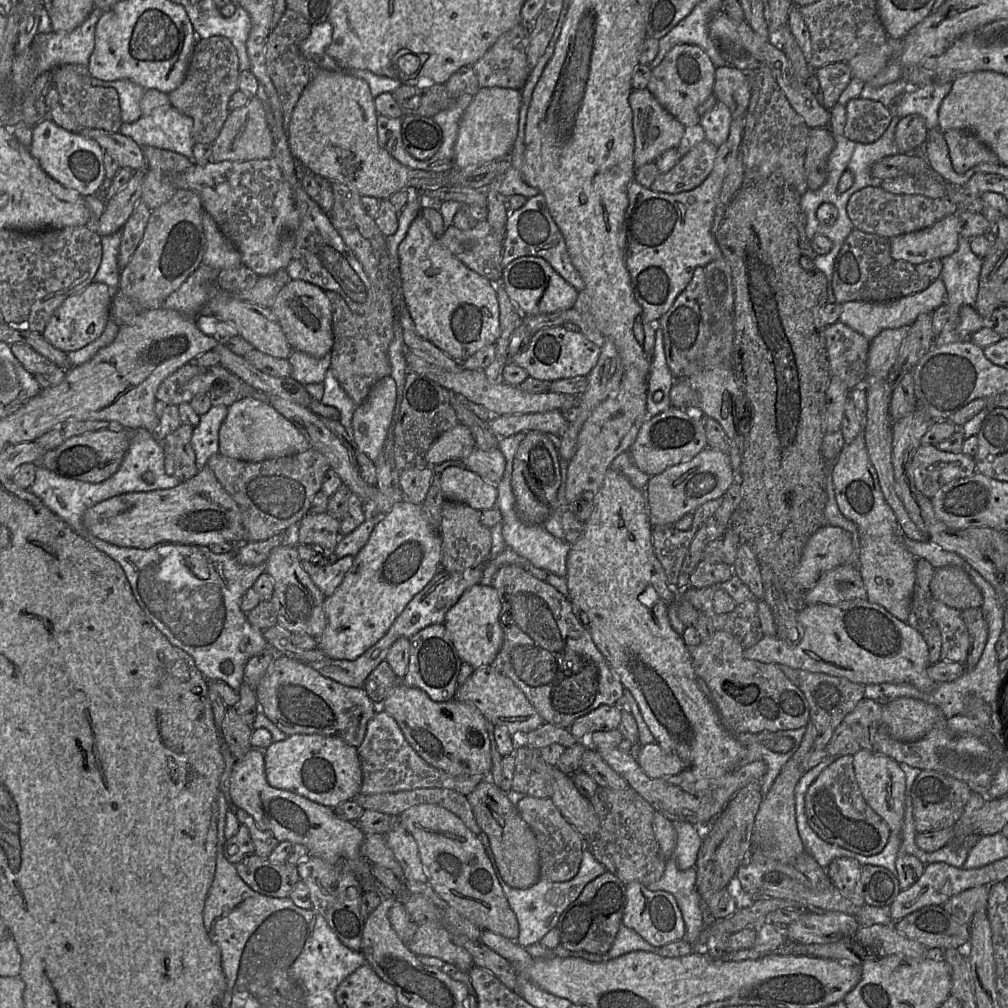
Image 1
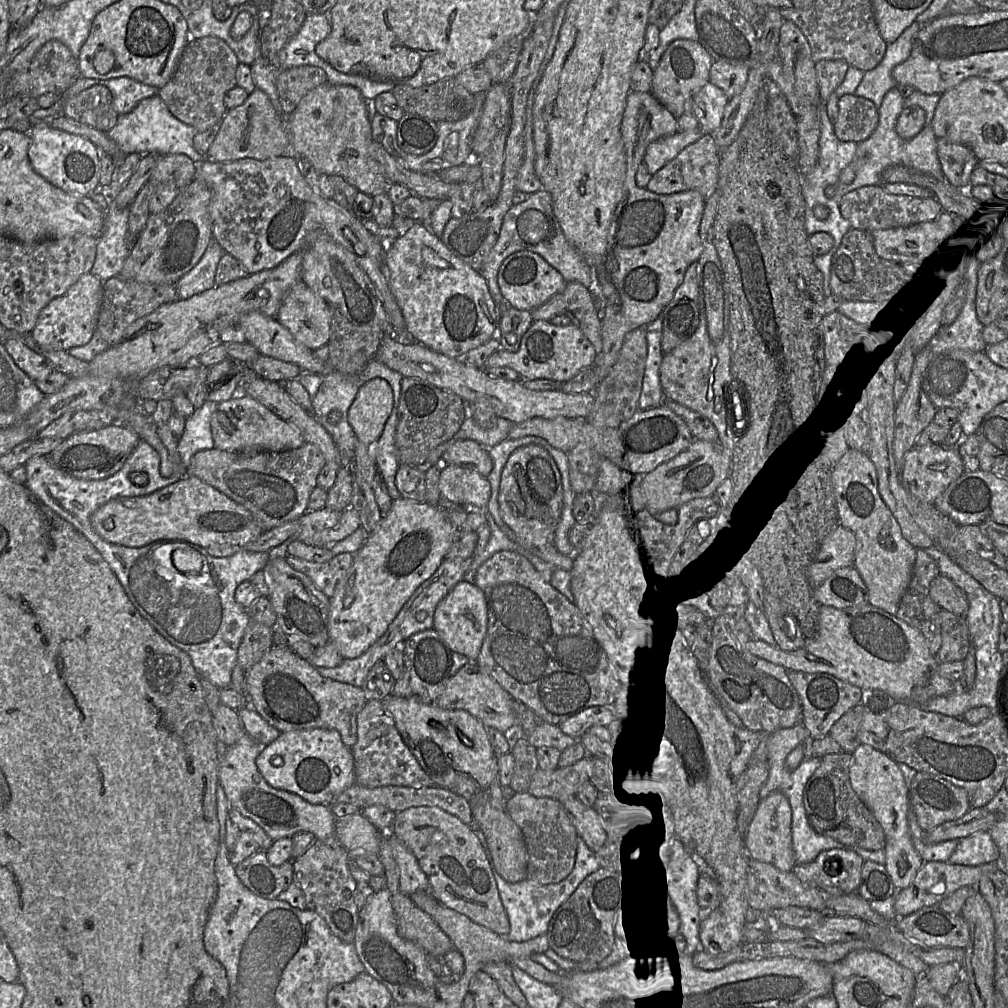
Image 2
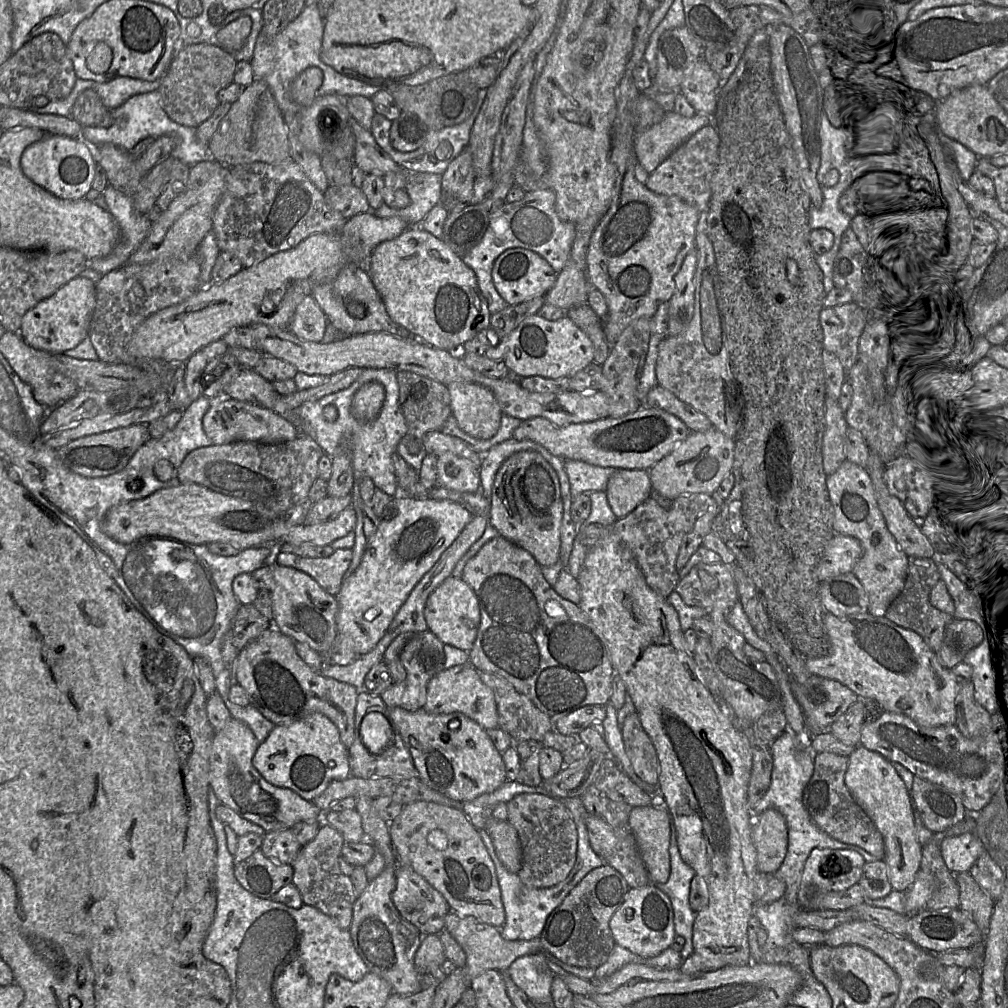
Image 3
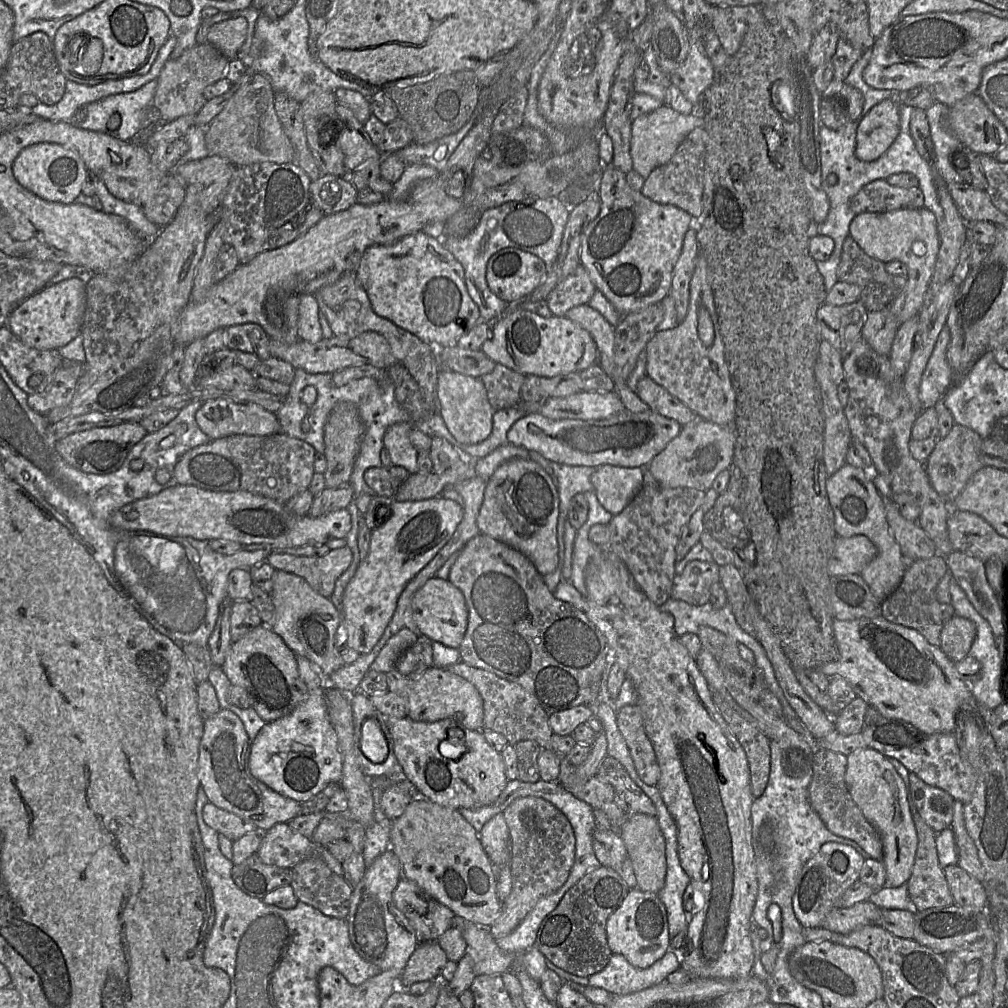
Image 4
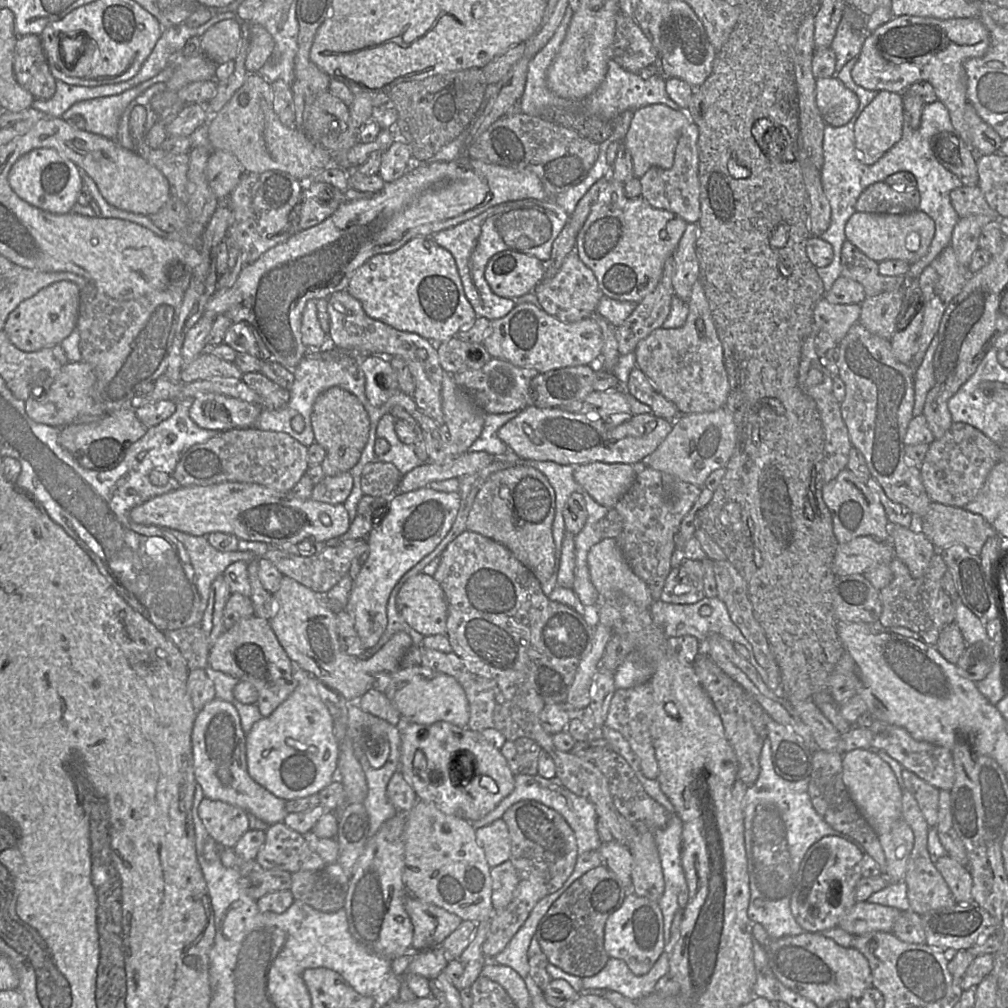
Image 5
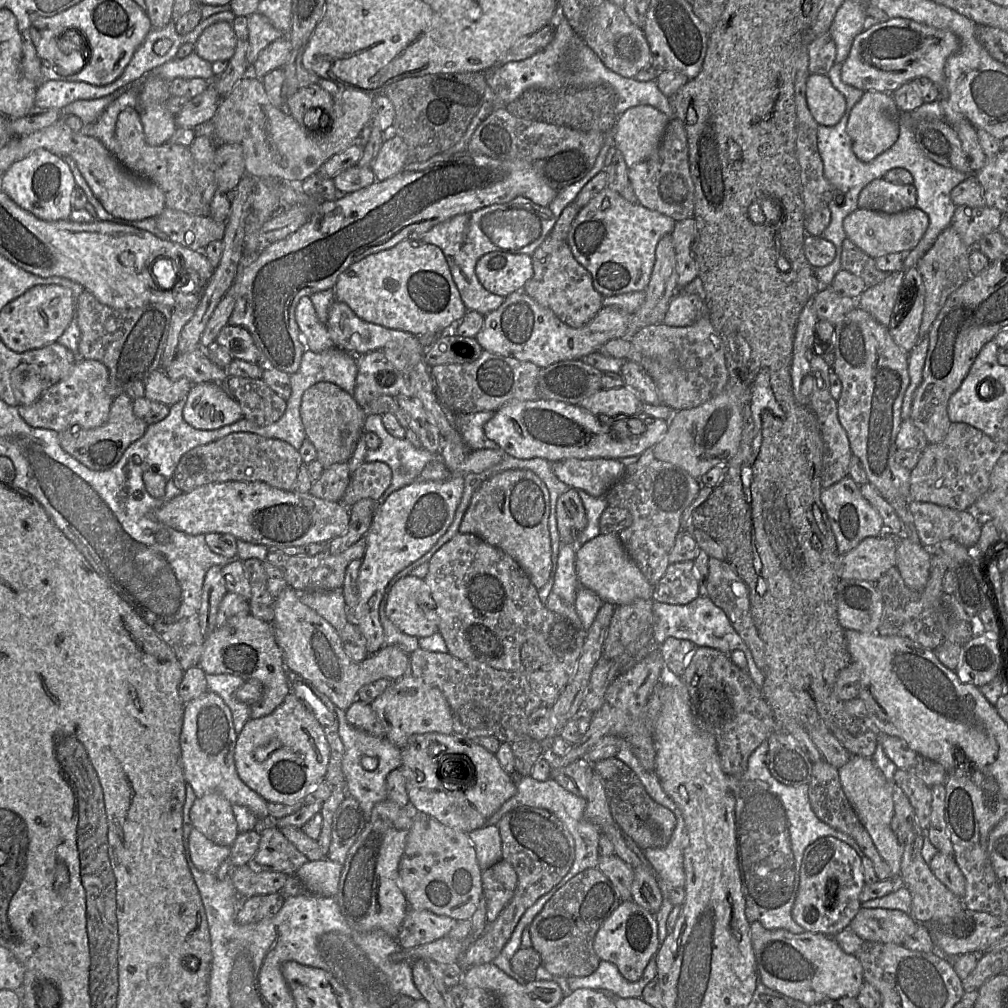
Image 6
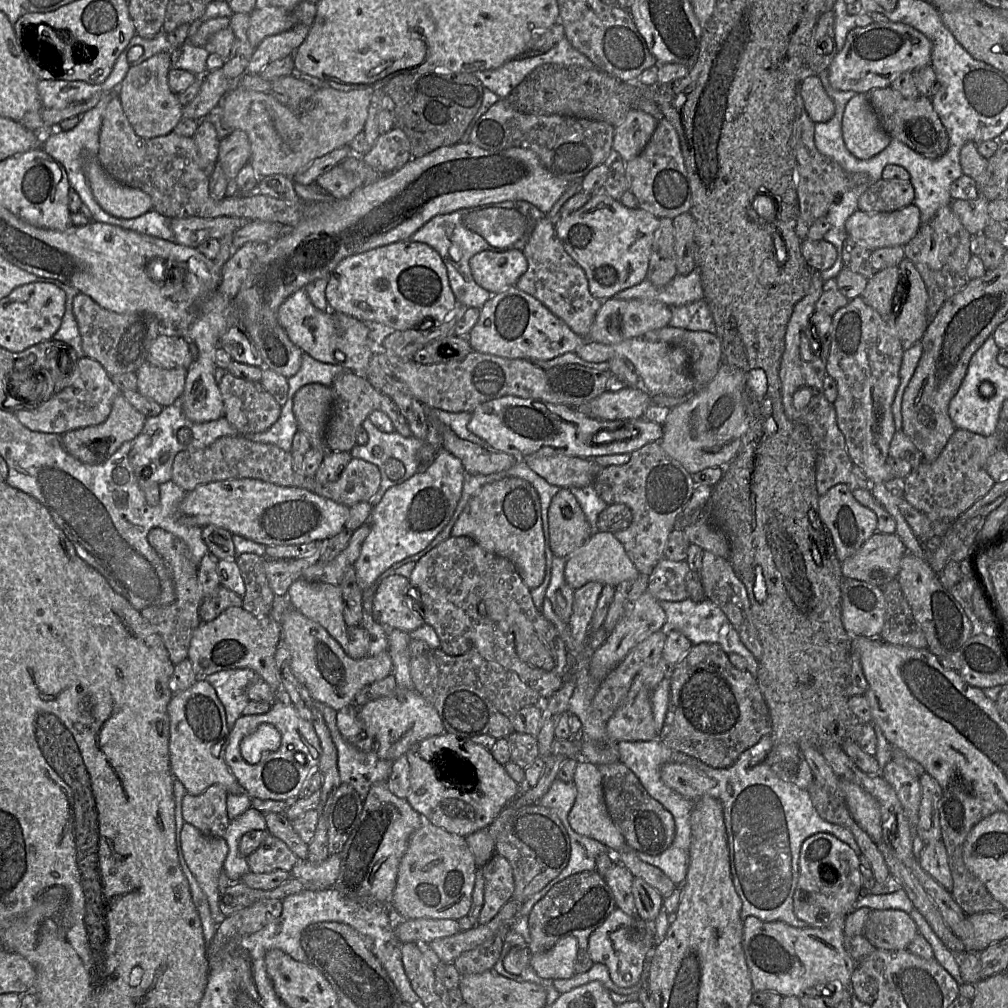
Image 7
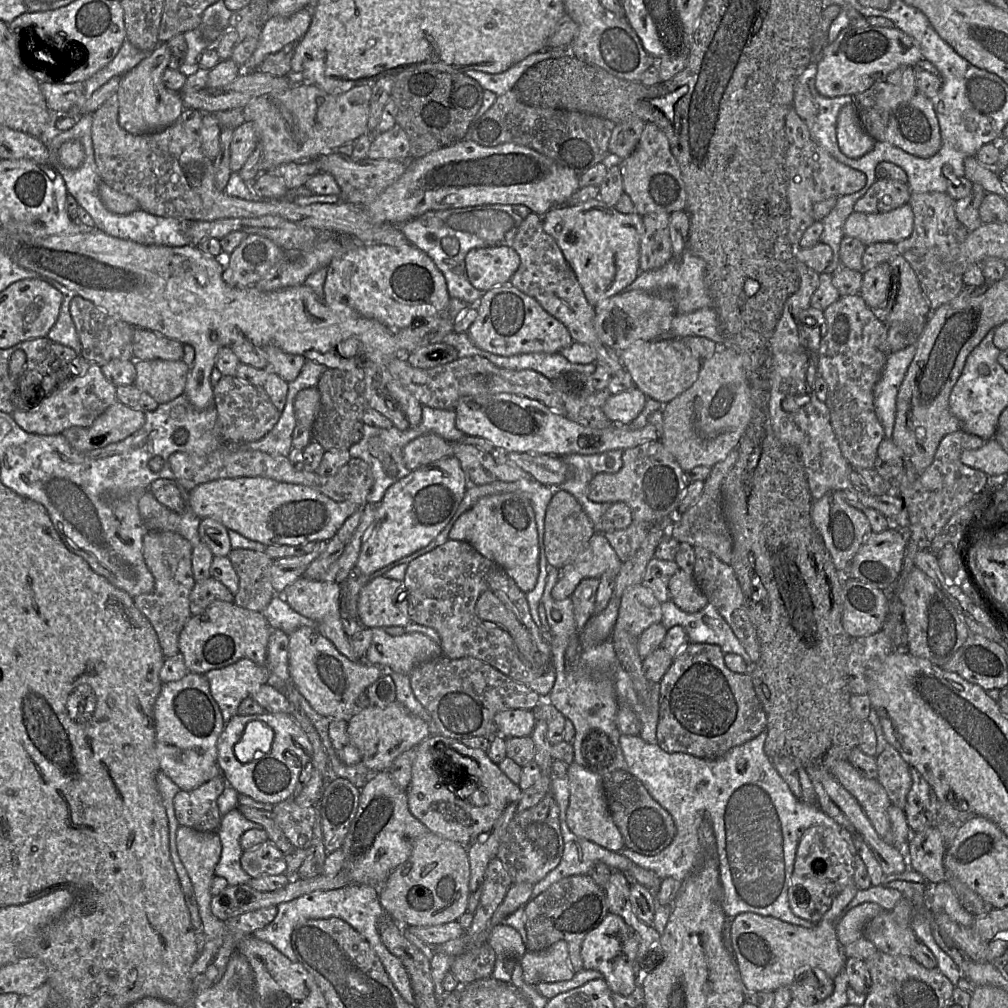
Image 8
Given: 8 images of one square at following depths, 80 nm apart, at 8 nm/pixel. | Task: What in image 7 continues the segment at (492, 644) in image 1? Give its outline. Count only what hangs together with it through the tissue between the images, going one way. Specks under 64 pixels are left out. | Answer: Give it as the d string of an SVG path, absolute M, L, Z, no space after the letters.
M404 576L383 578L373 596L373 618L385 627L408 633L424 625L422 616L412 609L413 600L407 595L409 587L410 581Z

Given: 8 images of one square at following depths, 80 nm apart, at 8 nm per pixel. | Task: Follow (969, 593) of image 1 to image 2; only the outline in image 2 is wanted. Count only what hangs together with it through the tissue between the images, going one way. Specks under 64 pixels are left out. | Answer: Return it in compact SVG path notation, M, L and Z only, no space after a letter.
M938 575L930 584L931 599L941 608L959 616L965 616L968 601L965 593L952 580Z

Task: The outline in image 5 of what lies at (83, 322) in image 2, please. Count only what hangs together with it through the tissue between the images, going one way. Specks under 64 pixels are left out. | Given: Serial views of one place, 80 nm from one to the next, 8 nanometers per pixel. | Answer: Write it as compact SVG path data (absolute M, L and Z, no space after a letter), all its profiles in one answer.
M55 282L22 301L7 317L3 330L24 352L61 344L76 329L81 289L73 282Z

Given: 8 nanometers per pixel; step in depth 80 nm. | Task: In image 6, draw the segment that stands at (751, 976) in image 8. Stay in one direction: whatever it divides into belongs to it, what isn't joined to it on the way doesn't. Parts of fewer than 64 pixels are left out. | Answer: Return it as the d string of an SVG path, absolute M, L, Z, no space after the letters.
M759 921L750 923L750 936L760 986L778 992L784 998L809 1006L842 997L856 998L865 982L863 967L858 957L844 952L833 936L809 931L793 934L785 929L768 930Z

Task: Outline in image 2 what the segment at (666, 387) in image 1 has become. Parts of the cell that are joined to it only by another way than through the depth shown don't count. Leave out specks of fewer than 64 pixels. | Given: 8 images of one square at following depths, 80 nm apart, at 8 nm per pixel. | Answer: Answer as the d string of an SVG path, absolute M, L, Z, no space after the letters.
M647 331L648 357L639 399L640 410L648 410L663 405L666 396L660 382L660 366L664 353L662 351L661 332Z

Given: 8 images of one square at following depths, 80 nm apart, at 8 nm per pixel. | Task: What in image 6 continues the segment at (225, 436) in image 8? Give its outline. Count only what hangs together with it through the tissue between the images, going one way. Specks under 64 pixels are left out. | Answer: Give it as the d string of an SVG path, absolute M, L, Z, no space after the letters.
M229 376L223 386L239 403L243 419L259 426L277 422L285 412L287 401L273 391L262 378Z

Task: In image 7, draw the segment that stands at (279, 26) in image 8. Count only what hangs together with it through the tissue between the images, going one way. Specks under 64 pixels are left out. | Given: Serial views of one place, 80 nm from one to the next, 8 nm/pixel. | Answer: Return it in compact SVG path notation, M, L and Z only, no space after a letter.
M296 23L287 31L264 38L255 48L247 72L260 74L268 63L294 54L305 40L309 30L310 26Z

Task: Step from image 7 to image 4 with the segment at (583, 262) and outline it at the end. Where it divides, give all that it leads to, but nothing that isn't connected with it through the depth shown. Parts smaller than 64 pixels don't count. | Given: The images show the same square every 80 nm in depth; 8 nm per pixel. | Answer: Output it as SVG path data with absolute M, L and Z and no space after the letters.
M613 163L605 165L600 182L598 183L598 195L600 197L600 211L597 217L590 222L581 235L580 259L587 269L591 280L597 290L601 291L617 312L623 317L633 312L641 311L652 304L662 302L670 294L674 266L681 254L686 232L696 225L696 220L686 211L671 204L660 204L645 197L641 191L633 190L627 183L627 174L617 169Z

